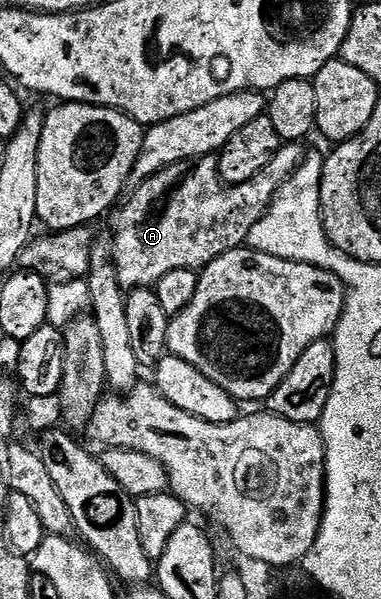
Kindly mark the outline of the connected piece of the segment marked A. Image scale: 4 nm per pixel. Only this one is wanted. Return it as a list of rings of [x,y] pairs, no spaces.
[[[298,142],[283,143],[282,149],[256,174],[256,178],[248,178],[243,184],[227,185],[218,177],[217,155],[202,156],[199,160],[185,160],[163,168],[154,176],[149,176],[143,184],[133,189],[130,201],[113,213],[114,234],[113,262],[116,268],[117,280],[125,291],[134,288],[156,286],[160,278],[172,270],[193,268],[201,270],[210,264],[220,254],[233,248],[241,248],[246,244],[248,234],[256,222],[270,208],[274,195],[281,190],[282,183],[297,170],[304,155],[303,145]]]

